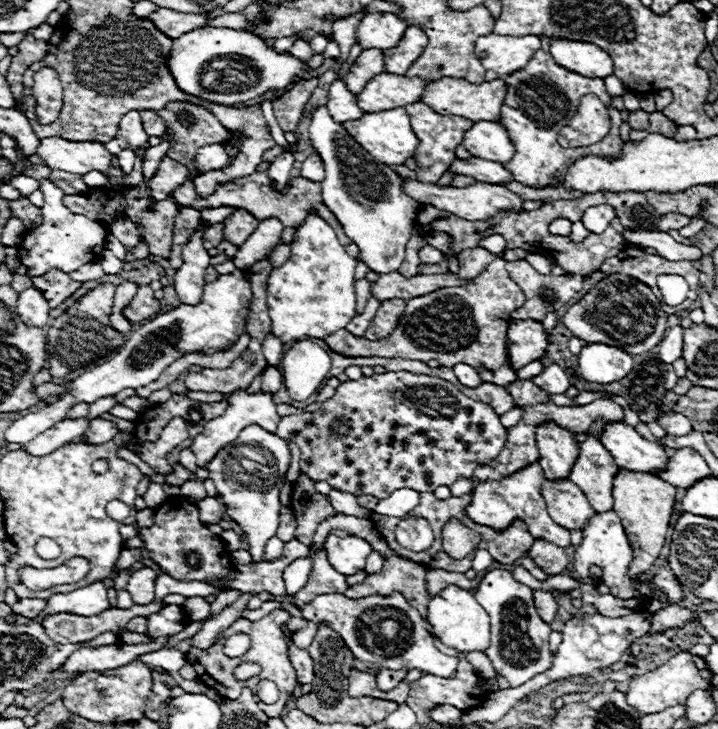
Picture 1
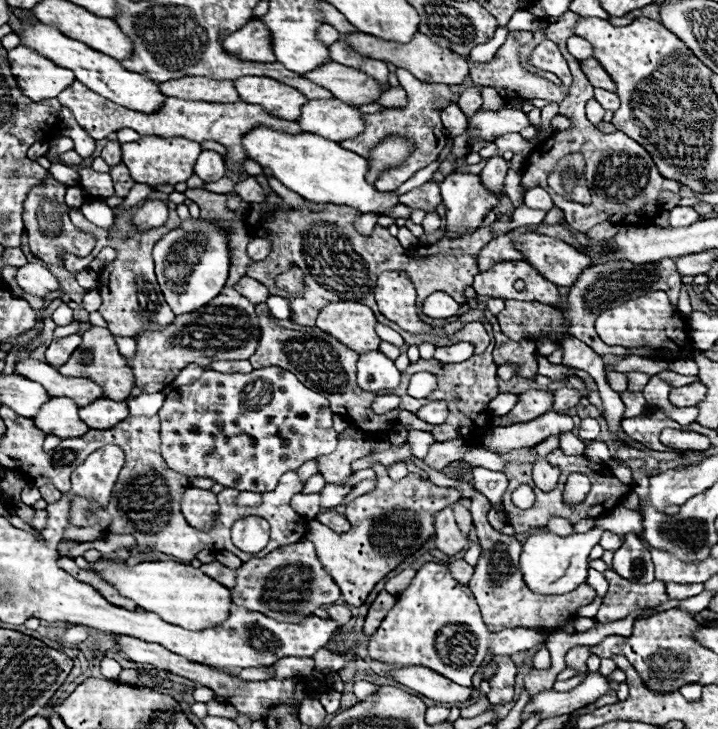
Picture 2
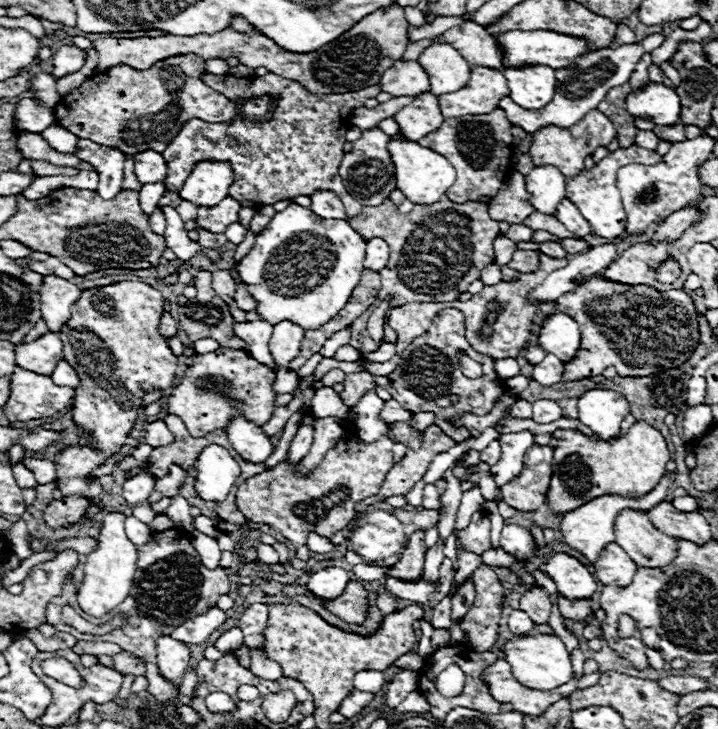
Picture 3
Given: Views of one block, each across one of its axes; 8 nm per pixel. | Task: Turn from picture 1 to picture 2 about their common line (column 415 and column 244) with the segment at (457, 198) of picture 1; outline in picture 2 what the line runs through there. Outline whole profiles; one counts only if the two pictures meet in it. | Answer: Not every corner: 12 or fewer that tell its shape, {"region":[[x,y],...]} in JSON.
{"region":[[256,176],[234,186],[234,192],[248,202],[264,202],[266,192]]}

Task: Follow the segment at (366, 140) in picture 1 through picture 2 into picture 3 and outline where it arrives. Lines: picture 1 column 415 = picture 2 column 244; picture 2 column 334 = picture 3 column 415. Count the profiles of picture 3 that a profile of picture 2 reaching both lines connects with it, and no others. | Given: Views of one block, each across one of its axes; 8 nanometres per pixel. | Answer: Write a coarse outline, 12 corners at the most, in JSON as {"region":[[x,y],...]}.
{"region":[[394,138],[396,188],[438,202],[456,182],[444,156]]}

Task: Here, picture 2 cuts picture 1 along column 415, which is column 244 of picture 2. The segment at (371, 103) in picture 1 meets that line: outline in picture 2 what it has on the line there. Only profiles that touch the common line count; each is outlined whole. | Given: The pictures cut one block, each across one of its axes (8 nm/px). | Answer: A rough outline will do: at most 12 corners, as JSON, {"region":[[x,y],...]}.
{"region":[[268,76],[234,80],[242,102],[282,120],[300,118],[296,88]]}

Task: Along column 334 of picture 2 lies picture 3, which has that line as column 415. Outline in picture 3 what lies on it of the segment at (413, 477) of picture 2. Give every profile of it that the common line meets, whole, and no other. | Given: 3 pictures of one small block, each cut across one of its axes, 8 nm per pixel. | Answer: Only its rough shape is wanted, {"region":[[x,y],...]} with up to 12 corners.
{"region":[[414,532],[402,558],[388,570],[418,580],[424,568],[424,532]]}

